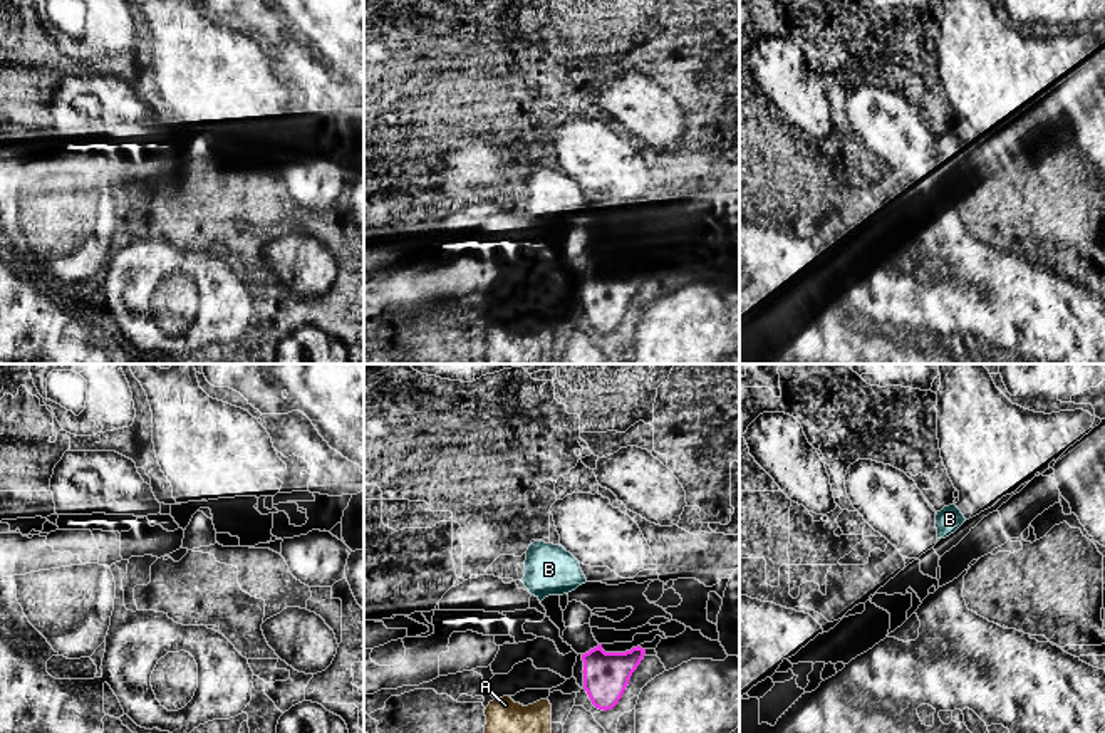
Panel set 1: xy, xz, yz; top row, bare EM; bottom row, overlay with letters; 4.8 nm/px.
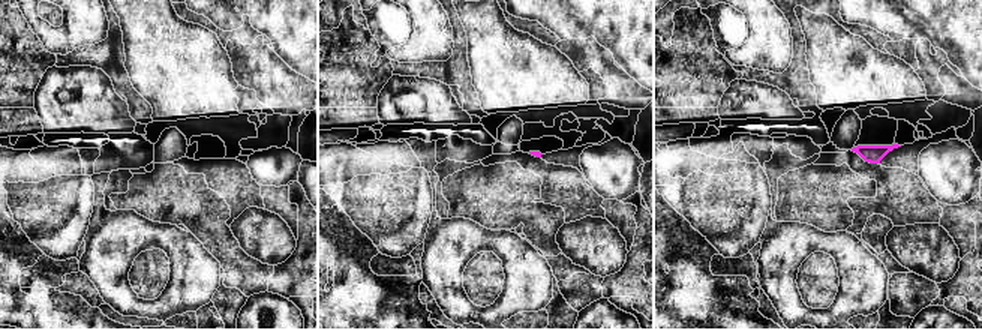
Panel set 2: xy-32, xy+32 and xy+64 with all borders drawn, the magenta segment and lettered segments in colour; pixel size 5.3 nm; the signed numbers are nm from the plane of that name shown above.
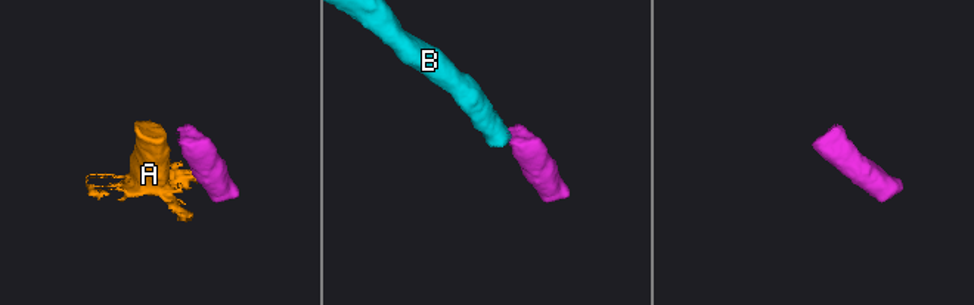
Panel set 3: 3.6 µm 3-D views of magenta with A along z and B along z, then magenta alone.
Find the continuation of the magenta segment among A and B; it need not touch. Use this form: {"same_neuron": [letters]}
{"same_neuron": ["B"]}

